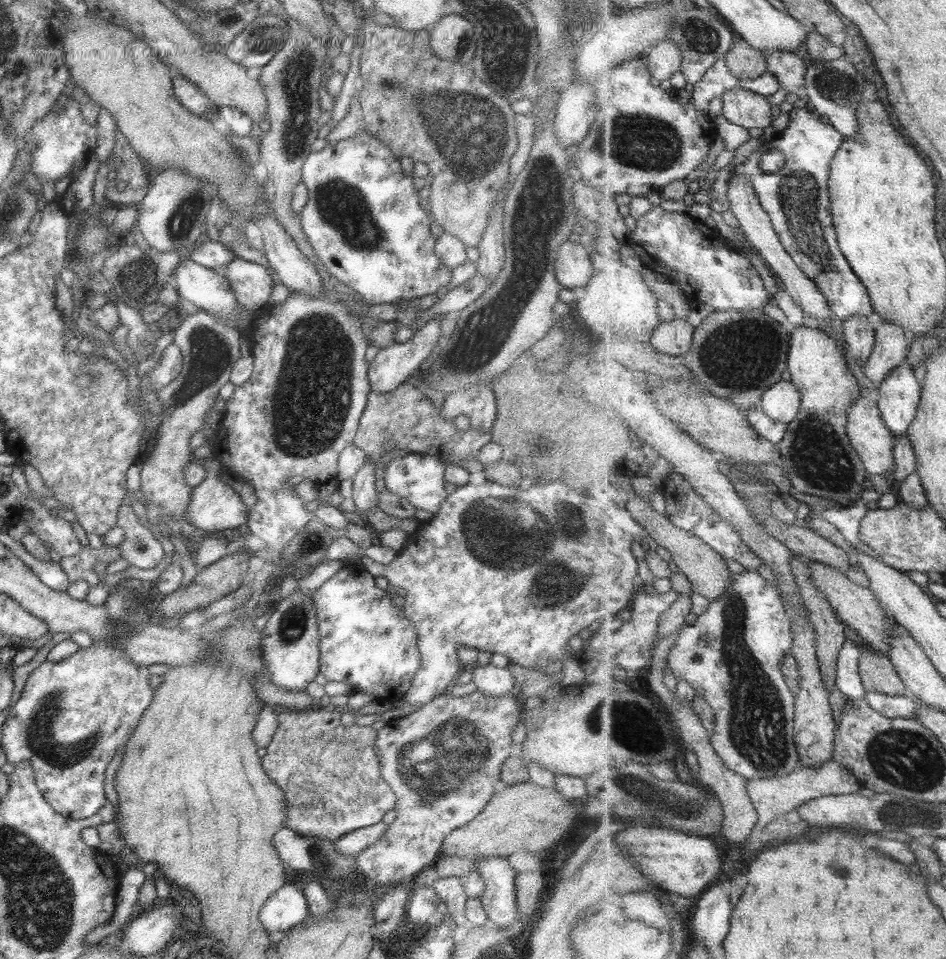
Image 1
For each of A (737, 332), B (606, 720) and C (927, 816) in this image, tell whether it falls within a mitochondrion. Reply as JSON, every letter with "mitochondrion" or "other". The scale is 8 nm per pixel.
{"A":"mitochondrion","B":"mitochondrion","C":"mitochondrion"}

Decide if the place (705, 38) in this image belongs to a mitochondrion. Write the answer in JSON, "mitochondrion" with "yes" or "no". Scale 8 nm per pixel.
{"mitochondrion":"yes"}

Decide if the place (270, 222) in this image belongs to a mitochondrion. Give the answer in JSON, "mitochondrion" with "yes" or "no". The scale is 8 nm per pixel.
{"mitochondrion":"no"}

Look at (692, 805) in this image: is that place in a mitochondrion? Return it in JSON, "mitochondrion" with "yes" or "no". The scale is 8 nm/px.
{"mitochondrion":"yes"}

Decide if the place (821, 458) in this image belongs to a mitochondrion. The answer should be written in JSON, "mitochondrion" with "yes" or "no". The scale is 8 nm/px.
{"mitochondrion":"yes"}

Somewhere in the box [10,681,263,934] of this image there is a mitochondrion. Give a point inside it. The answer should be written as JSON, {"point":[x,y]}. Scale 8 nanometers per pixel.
{"point":[39,735]}

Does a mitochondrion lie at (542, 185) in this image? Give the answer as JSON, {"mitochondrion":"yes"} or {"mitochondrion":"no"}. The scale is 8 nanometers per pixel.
{"mitochondrion":"yes"}

